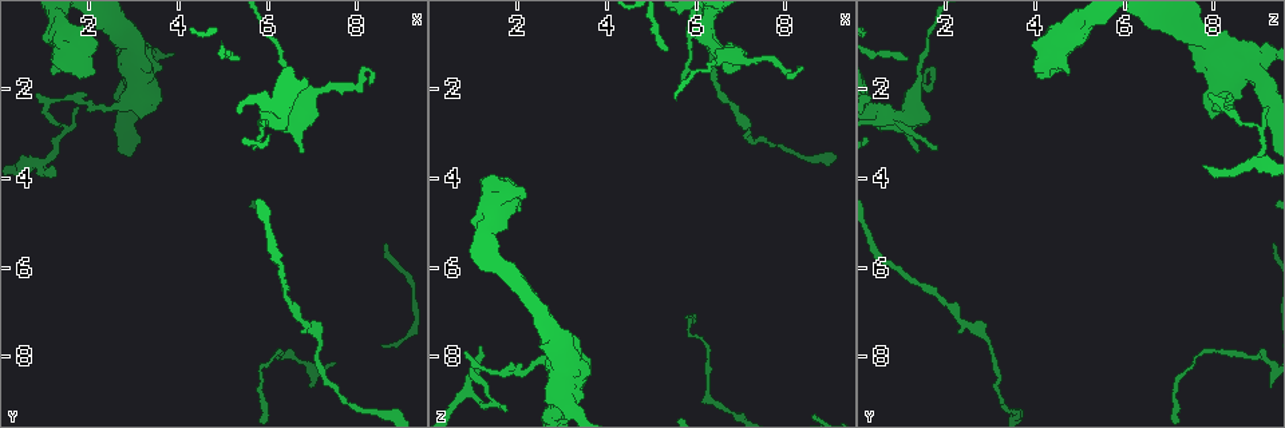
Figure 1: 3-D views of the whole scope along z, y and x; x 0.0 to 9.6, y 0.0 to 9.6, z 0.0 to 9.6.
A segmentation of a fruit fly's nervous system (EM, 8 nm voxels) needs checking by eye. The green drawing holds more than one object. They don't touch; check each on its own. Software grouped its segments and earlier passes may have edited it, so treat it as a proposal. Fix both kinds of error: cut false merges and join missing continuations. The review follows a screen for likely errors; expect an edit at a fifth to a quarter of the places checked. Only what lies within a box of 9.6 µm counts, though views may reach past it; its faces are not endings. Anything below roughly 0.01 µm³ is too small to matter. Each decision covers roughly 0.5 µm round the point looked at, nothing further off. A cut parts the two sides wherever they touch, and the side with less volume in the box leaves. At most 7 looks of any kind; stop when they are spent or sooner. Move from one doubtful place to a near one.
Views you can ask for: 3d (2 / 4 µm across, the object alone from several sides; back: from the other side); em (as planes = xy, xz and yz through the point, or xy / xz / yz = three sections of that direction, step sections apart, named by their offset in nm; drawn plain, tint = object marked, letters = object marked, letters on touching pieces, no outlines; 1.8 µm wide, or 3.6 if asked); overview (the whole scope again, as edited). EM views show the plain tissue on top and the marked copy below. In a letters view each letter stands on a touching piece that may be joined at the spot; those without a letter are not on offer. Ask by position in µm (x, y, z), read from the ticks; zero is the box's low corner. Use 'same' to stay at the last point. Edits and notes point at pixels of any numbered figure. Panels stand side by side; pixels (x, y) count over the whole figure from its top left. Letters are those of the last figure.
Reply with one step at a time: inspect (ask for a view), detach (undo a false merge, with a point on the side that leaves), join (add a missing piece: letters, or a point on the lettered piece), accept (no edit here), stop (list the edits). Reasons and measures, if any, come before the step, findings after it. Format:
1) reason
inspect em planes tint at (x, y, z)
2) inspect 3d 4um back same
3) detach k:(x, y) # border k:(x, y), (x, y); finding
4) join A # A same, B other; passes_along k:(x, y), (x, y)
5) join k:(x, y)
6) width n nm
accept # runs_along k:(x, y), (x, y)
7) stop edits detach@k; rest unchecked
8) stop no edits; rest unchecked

calibre changes
inspect em xy step 4 letters at (6.50, 1.75, 1.40)

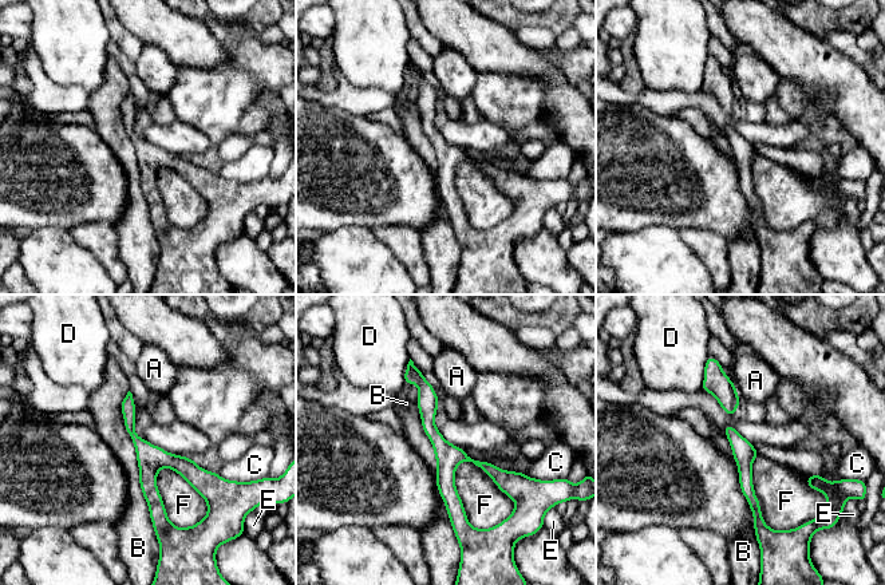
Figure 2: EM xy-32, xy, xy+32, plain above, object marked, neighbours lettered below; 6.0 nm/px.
width 140 nm
accept # A other, B other, C other, D other, E other, F other; continuous, no second neuron

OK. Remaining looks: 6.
thin end
inspect 3d 2um at (6.75, 3.40, 1.40)

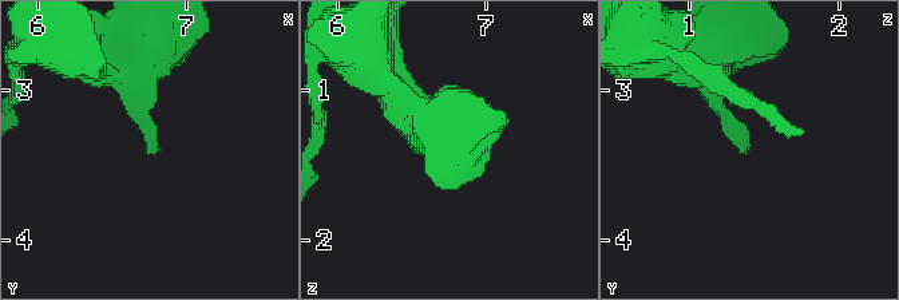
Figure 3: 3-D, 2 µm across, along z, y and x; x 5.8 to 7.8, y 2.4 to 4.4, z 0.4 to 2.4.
shape alone is not enough
inspect em xy step 8 tint at (6.80, 3.42, 1.36)

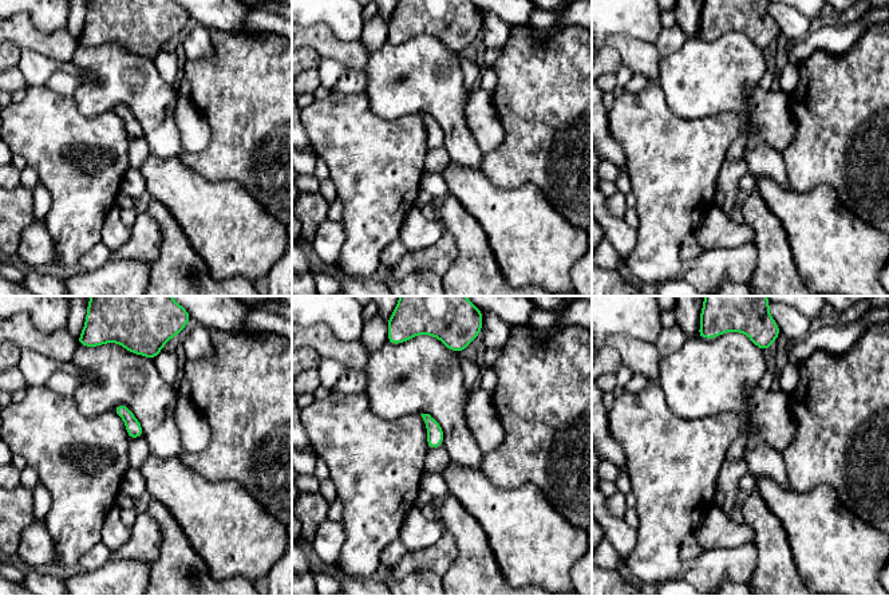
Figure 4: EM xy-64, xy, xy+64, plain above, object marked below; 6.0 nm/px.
cut it another way
inspect em planes letters same

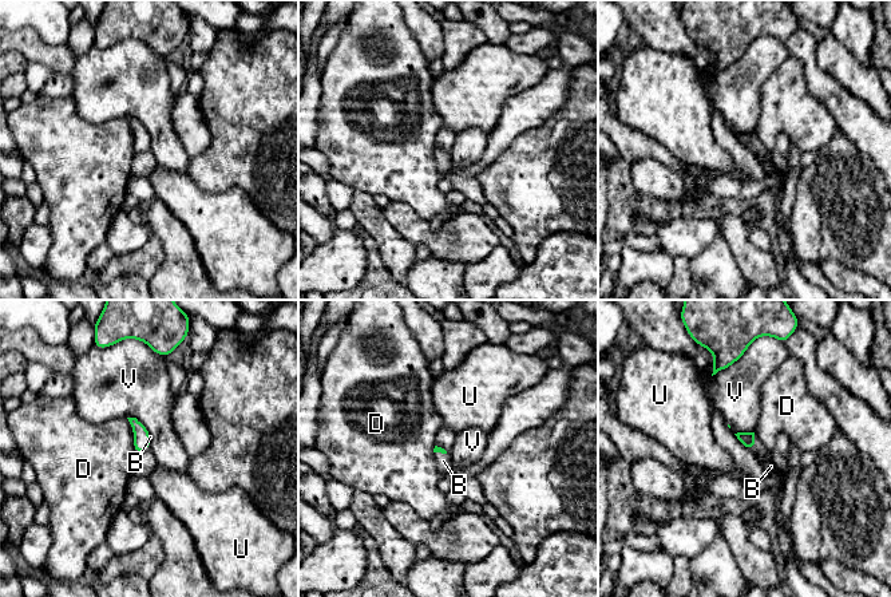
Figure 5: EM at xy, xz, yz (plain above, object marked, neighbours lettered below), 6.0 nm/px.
join B # B same, D other, U other, V other; passes_along 5:(751, 443), (755, 443), (771, 466); it goes on there

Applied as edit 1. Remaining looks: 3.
inspect overview

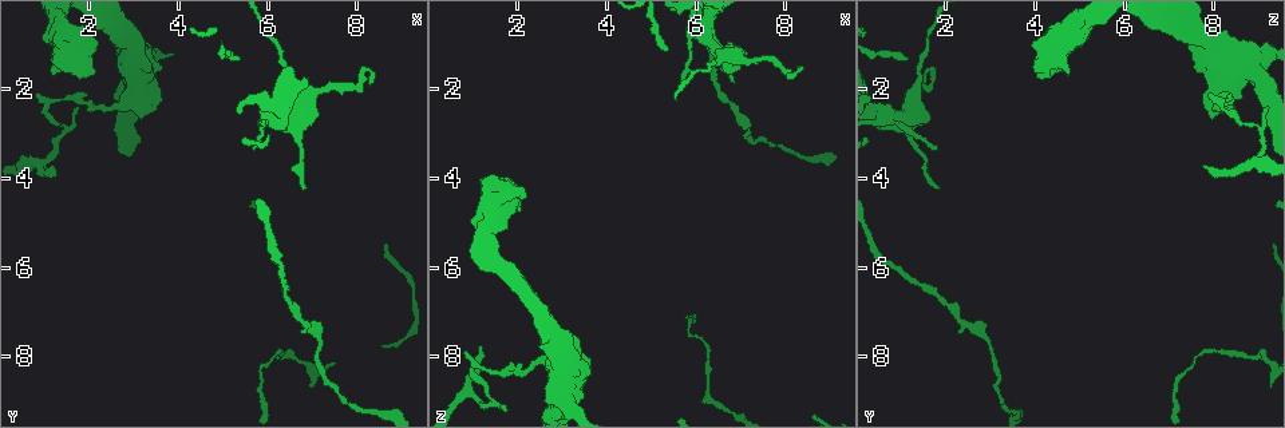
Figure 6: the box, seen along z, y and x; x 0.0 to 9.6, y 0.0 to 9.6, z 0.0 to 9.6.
inspect 3d 2um at (6.75, 7.25, 2.35)

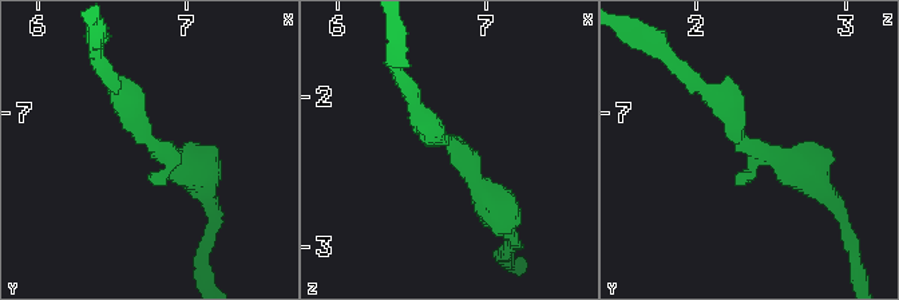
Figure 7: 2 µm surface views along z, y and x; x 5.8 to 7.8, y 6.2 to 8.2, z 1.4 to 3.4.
shape alone is not enough
inspect em planes letters at (6.78, 7.22, 2.34)

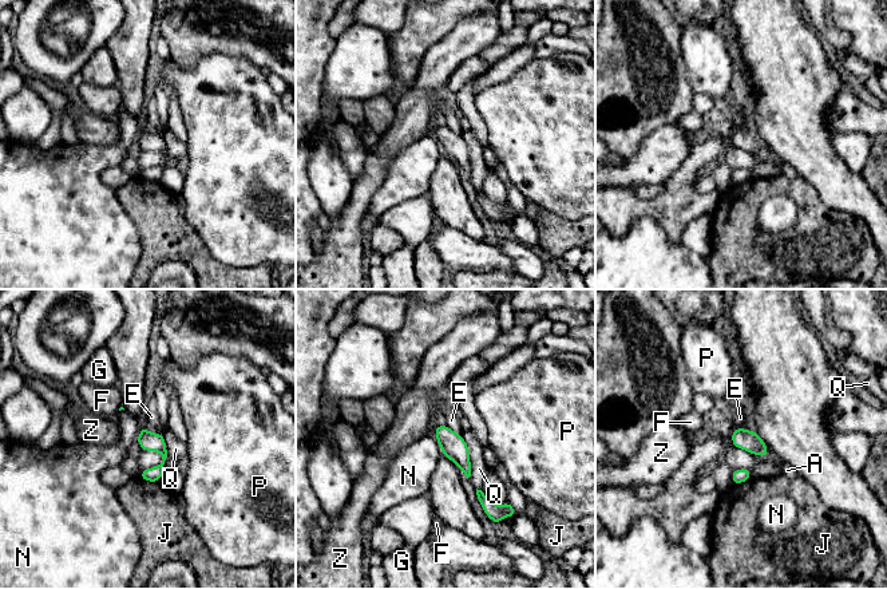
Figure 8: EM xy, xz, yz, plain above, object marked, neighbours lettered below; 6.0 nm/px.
longest_contact Q 280 nm
accept # A other, E other, F other, G other, J other, N other, P other, Q other, Z other; runs_along 8:(143, 431), (163, 451), (157, 478); all the same neuron

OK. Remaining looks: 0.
stop edits join@5; rest unchecked

